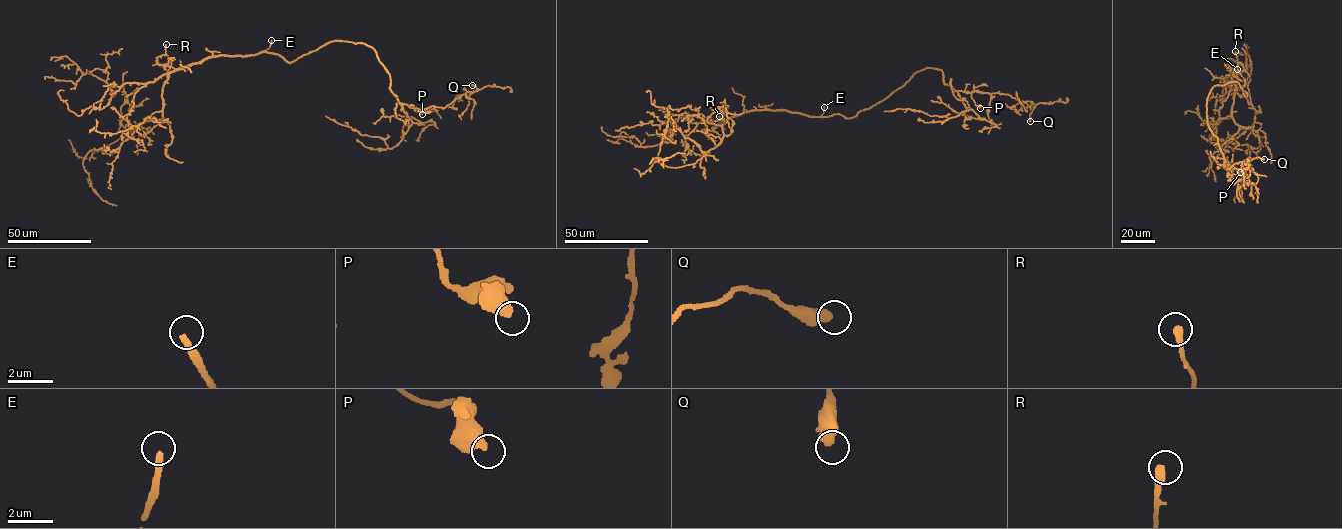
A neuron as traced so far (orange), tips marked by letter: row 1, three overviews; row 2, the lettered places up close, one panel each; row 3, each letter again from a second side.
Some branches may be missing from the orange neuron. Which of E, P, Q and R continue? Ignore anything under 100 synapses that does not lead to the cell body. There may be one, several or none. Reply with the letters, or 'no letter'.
E

